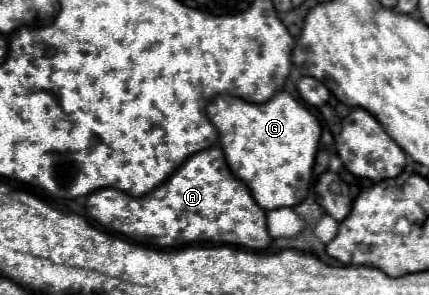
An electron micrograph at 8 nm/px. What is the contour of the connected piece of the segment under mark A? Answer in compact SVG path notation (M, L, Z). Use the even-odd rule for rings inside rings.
M212 146L190 156L162 186L158 186L142 198L132 198L116 188L96 190L88 196L86 210L94 220L98 220L104 226L104 230L120 232L122 236L150 248L174 248L174 244L212 242L244 246L250 250L266 250L272 244L272 238L266 230L266 212L254 202L248 186L230 172L220 146Z

